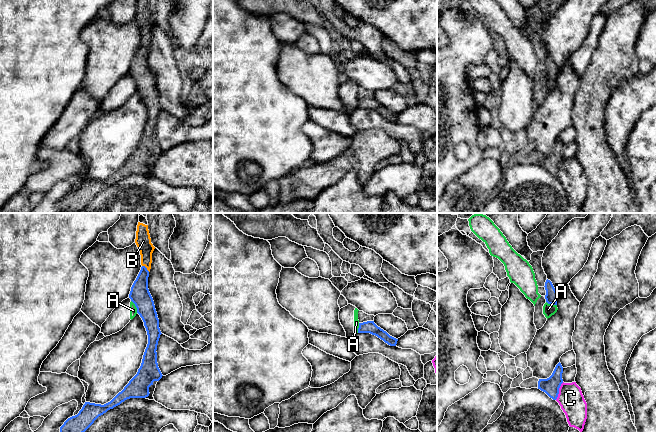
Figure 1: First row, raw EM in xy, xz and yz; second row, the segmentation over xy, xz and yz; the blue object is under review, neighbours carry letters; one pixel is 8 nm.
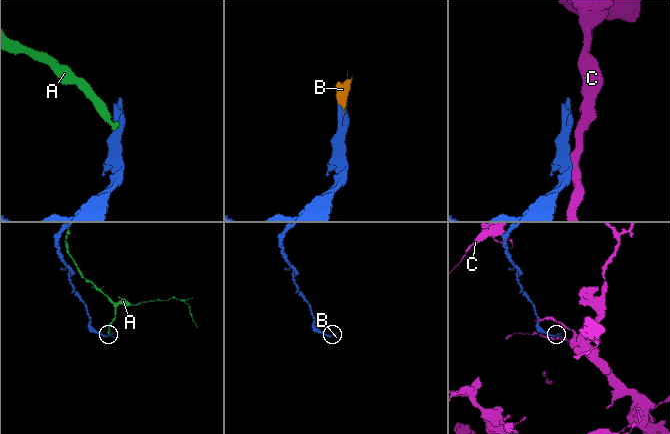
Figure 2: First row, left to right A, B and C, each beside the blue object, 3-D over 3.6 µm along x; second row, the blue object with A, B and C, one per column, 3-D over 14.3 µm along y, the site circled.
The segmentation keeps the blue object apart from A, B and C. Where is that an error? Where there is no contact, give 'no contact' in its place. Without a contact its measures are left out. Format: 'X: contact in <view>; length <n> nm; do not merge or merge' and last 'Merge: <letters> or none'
A: contact in xy; length 120 nm; do not merge
B: contact in xy; length 80 nm; merge
C: contact in yz; length 160 nm; do not merge
Merge: B

